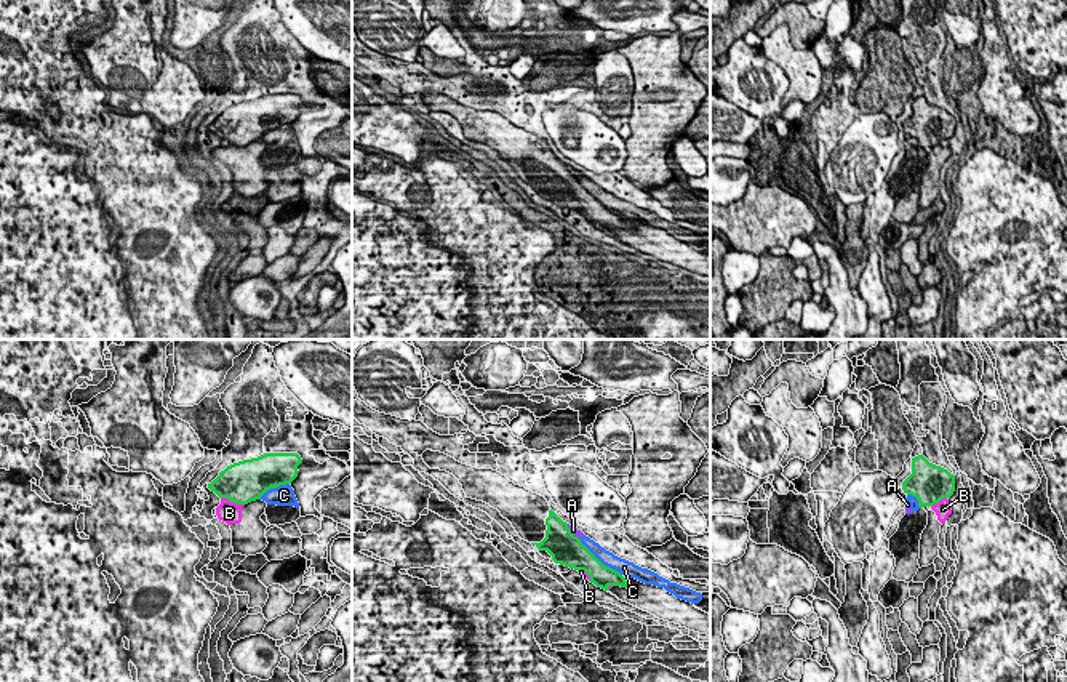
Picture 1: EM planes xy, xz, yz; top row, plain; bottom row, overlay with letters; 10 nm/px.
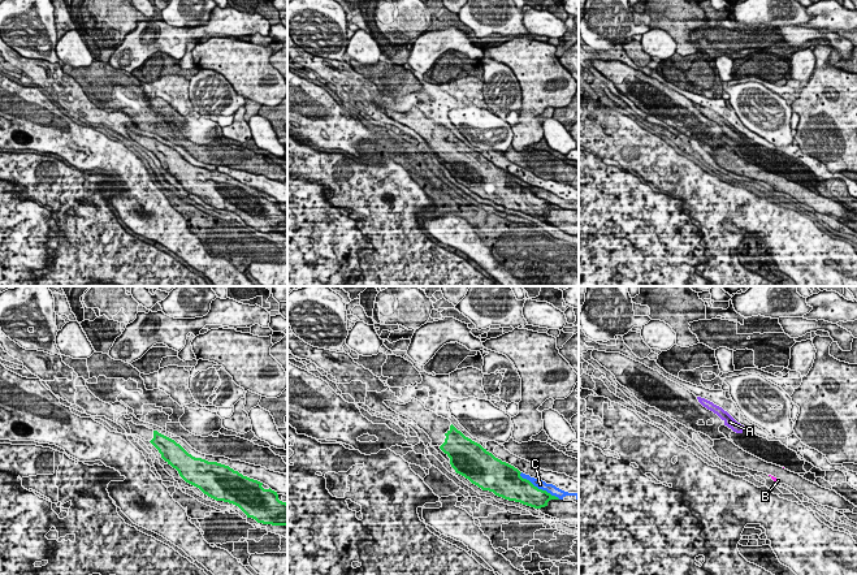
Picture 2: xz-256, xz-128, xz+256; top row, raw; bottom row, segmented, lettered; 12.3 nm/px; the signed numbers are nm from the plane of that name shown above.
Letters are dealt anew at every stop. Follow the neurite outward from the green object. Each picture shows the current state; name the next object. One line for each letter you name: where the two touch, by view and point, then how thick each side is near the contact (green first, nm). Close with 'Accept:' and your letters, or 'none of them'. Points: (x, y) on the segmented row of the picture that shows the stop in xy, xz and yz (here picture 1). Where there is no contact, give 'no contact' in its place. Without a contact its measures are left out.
Accept: none of them

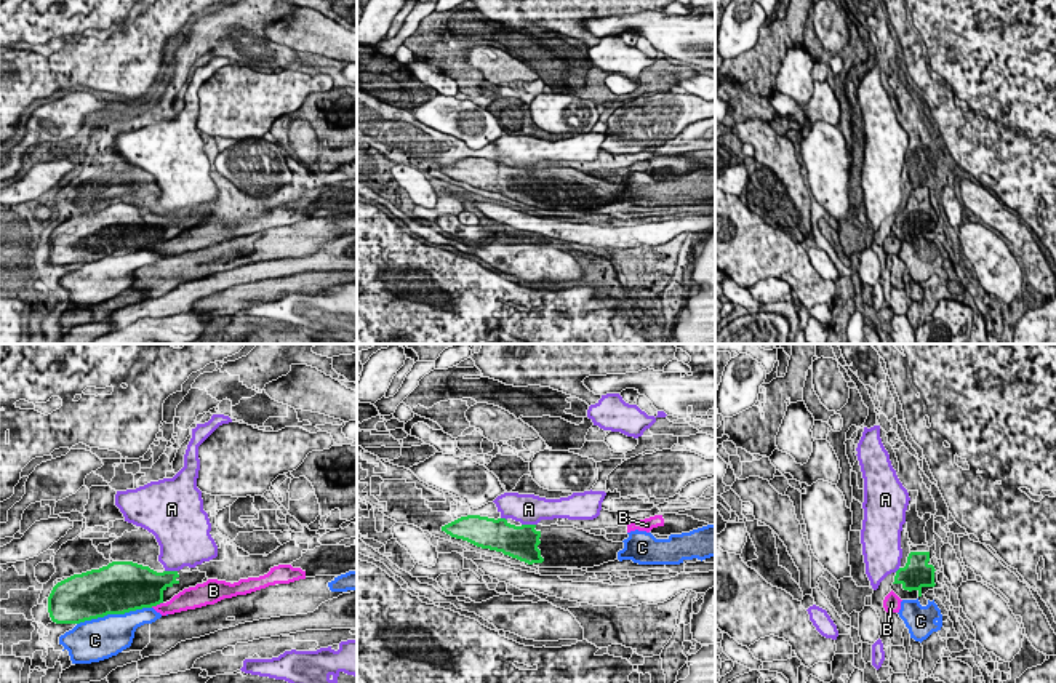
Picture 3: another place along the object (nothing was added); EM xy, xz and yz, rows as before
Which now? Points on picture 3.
Accept: none of them

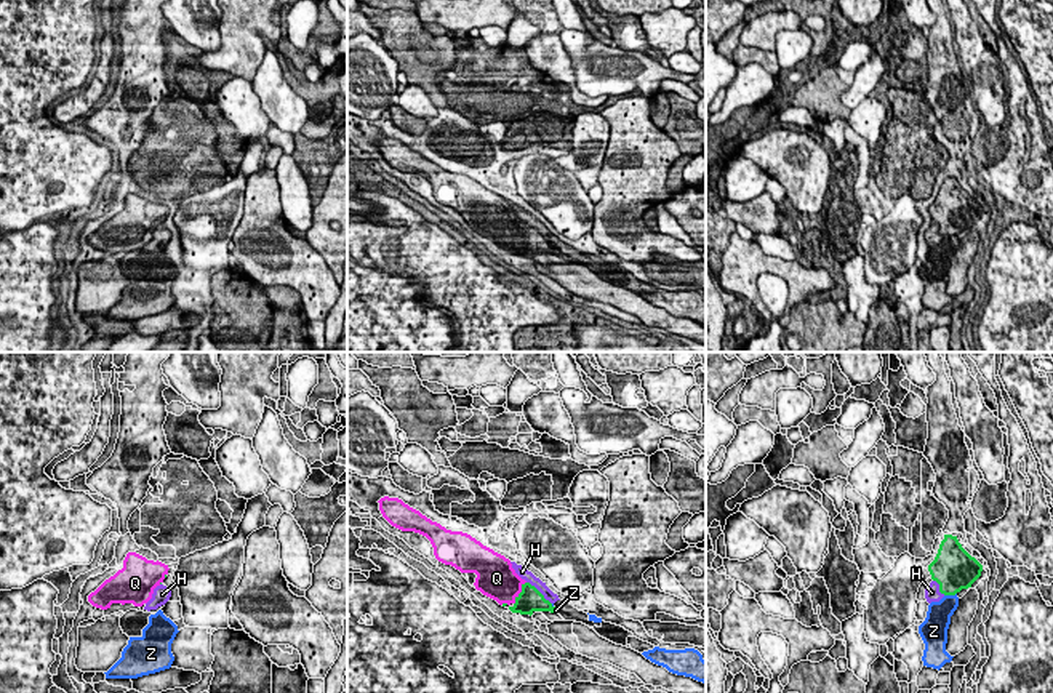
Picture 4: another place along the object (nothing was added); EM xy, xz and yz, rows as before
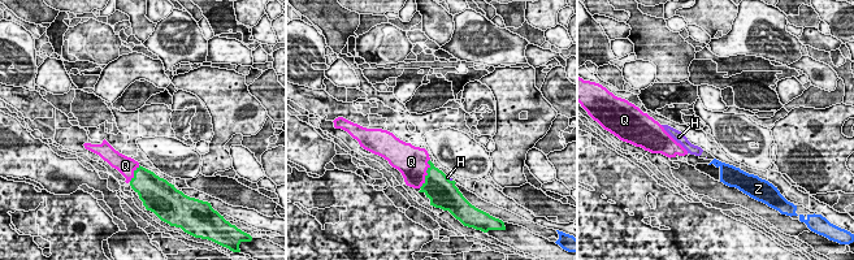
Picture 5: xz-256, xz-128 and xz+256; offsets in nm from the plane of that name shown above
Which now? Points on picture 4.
Q: meets green in xz at (520, 592); 240 nm thick on the green side, 380 nm on the other
Accept: Q

